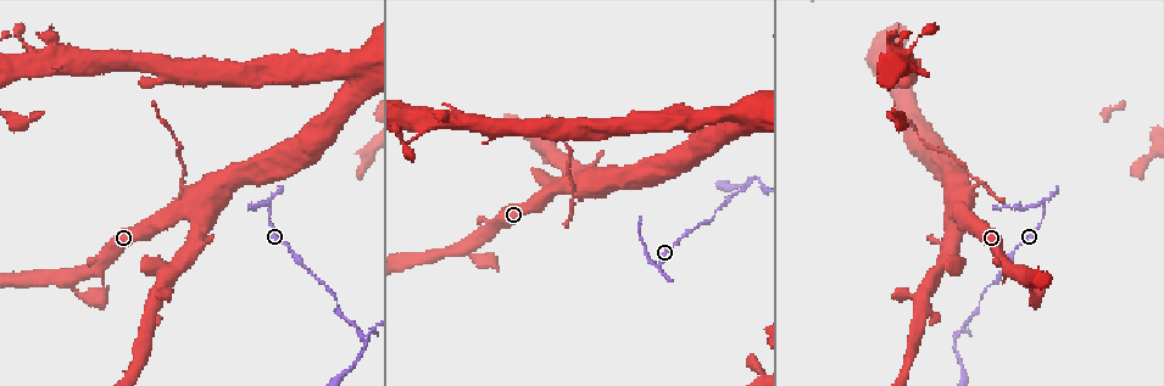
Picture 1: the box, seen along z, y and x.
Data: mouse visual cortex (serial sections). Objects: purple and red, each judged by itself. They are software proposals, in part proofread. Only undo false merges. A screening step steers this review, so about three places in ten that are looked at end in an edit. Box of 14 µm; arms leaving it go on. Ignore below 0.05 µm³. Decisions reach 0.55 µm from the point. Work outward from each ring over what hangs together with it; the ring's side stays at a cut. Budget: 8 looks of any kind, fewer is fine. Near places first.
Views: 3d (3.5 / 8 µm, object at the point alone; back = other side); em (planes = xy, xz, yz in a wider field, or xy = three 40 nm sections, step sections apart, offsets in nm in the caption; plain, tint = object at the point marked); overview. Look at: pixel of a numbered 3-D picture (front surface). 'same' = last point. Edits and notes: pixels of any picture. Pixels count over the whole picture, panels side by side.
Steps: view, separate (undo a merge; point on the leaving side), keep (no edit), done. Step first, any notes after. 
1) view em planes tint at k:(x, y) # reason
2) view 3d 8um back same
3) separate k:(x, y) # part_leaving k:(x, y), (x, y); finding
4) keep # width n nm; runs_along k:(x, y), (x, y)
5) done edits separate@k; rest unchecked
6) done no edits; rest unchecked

view 3d 8um at 1:(966, 191) # thick turns thin

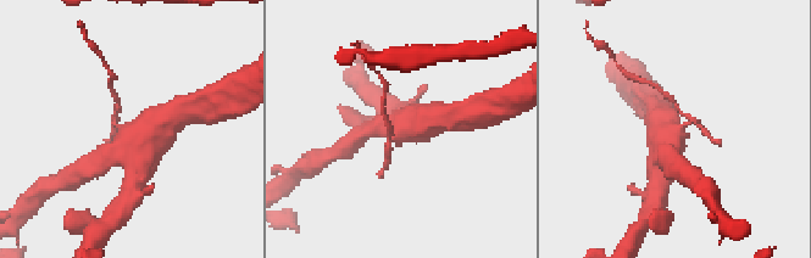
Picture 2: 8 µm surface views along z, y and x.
view em xy step 2 tint at 2:(677, 132) # now the EM

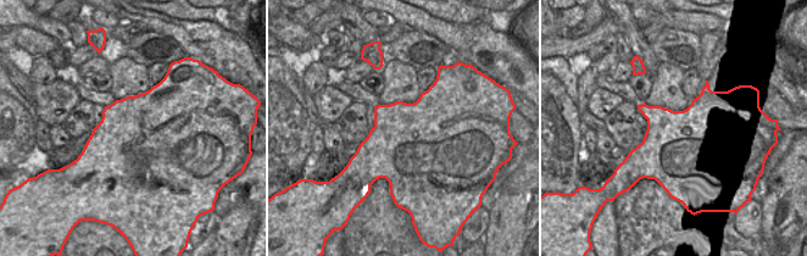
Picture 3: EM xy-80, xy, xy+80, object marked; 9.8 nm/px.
separate 2:(385, 164) # part_leaving 2:(114, 123), (117, 99), (109, 87); two cells meet here

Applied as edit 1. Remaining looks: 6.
view 3d 3.5um at 1:(1044, 207) # sharp bend

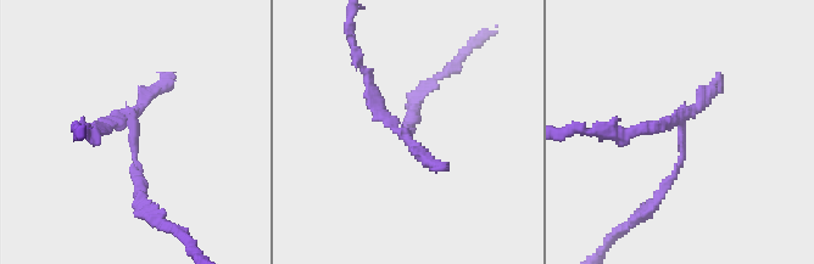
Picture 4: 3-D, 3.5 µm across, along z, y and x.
view em xy step 1 tint at 4:(683, 126)

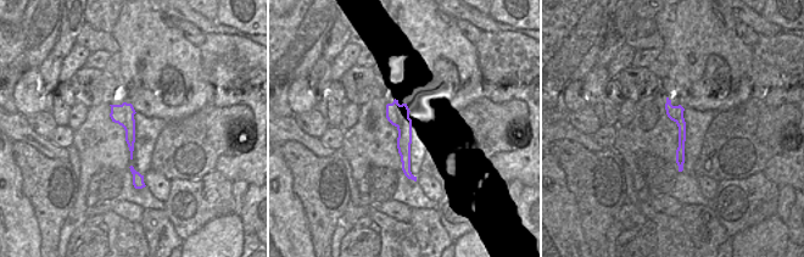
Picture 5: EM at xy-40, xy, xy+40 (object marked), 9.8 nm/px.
separate 4:(651, 124) # border 5:(124, 102), (124, 123), (122, 126); a second cell is stuck on

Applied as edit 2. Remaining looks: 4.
view overview

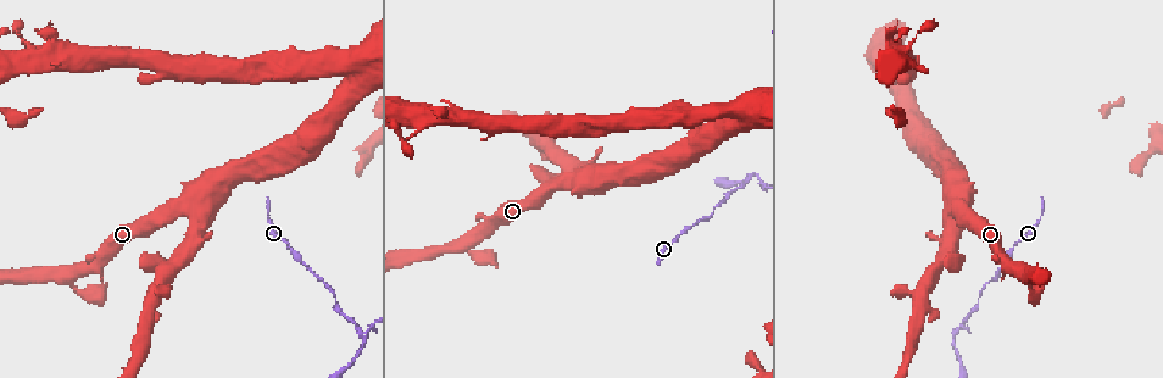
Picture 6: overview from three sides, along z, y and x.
view 3d 3.5um back at 6:(422, 124) # thin arm on a thick one

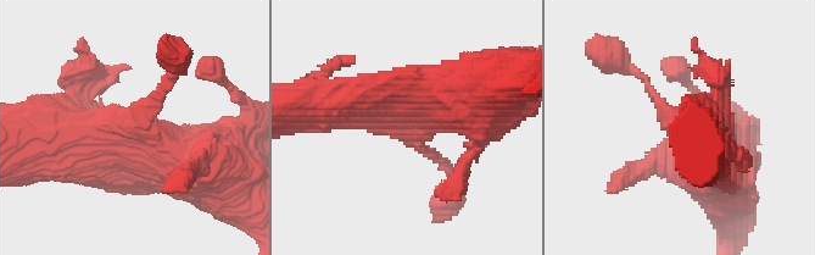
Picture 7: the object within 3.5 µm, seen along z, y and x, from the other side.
view em planes tint at 7:(407, 127) # arms 3; arm_widths 150, 600, 700 nm

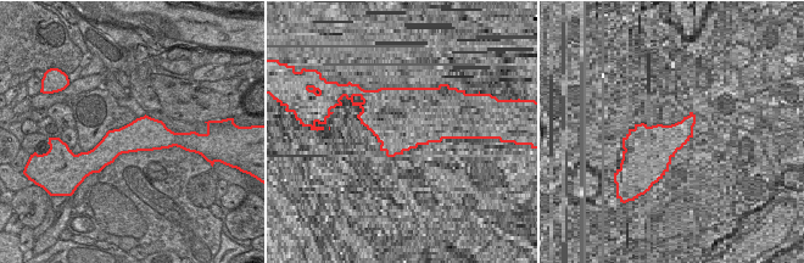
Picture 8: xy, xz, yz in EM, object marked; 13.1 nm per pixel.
keep # runs_along 7:(63, 138), (134, 127), (176, 75); all the same cell

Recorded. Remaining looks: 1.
done edits separate@2, separate@4; rest unchecked

